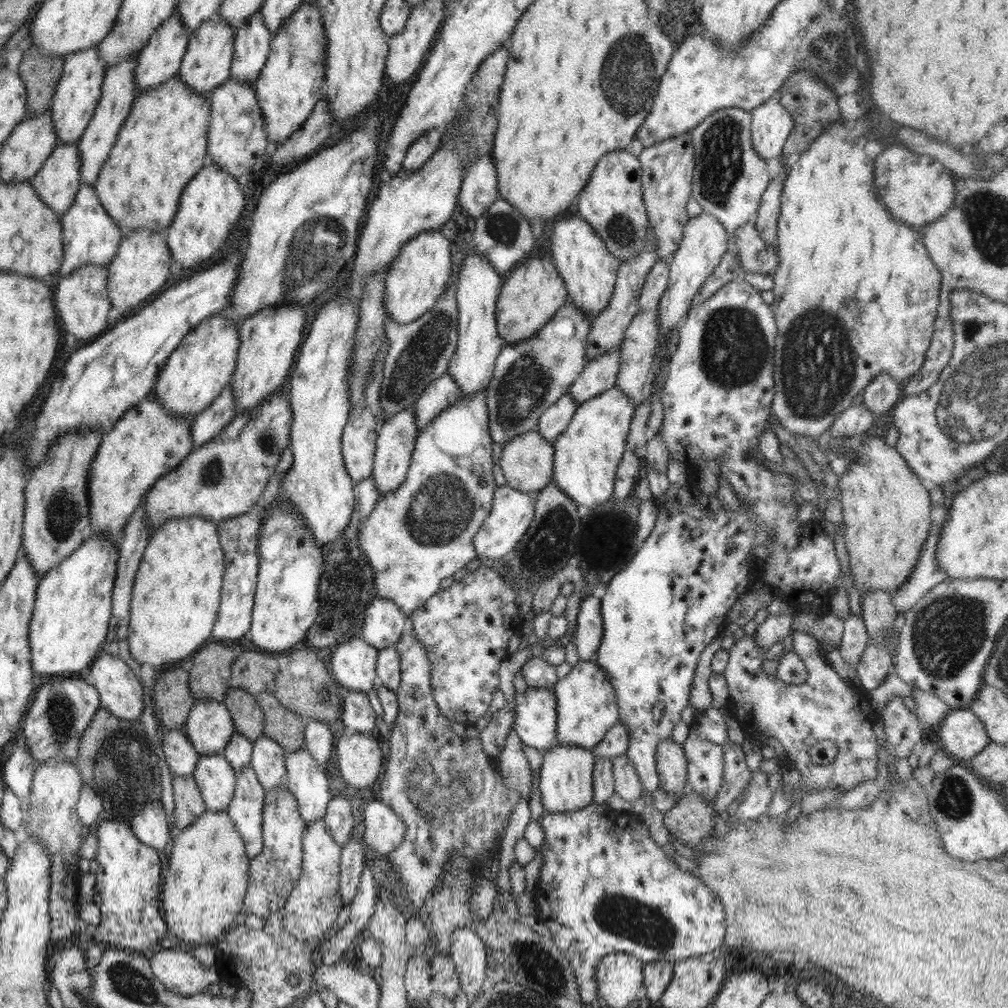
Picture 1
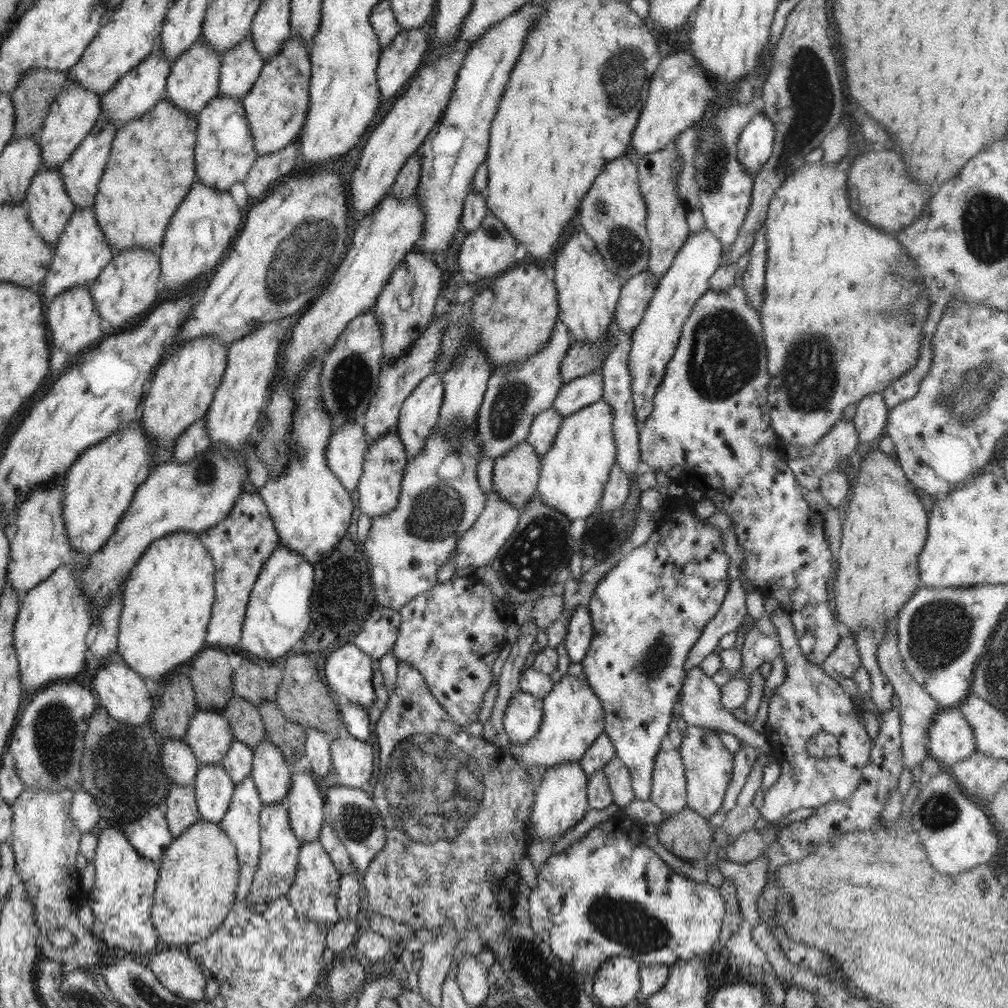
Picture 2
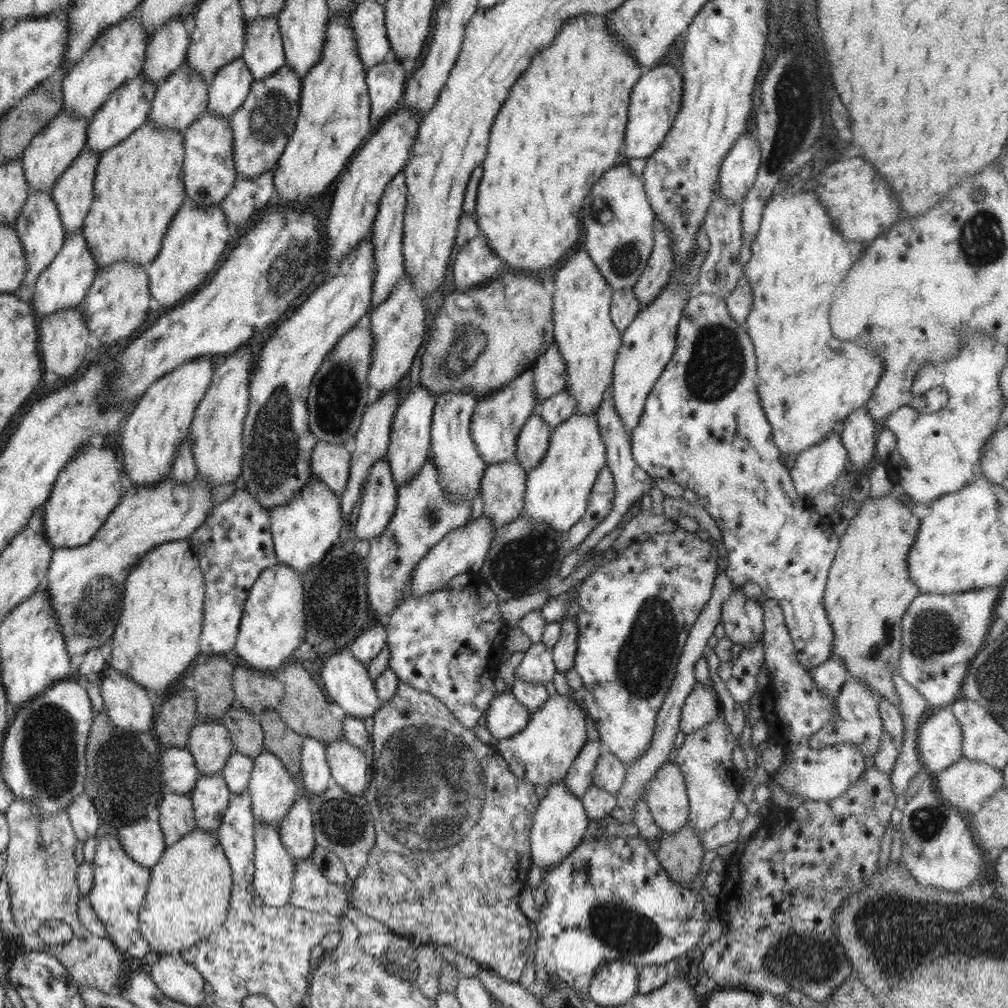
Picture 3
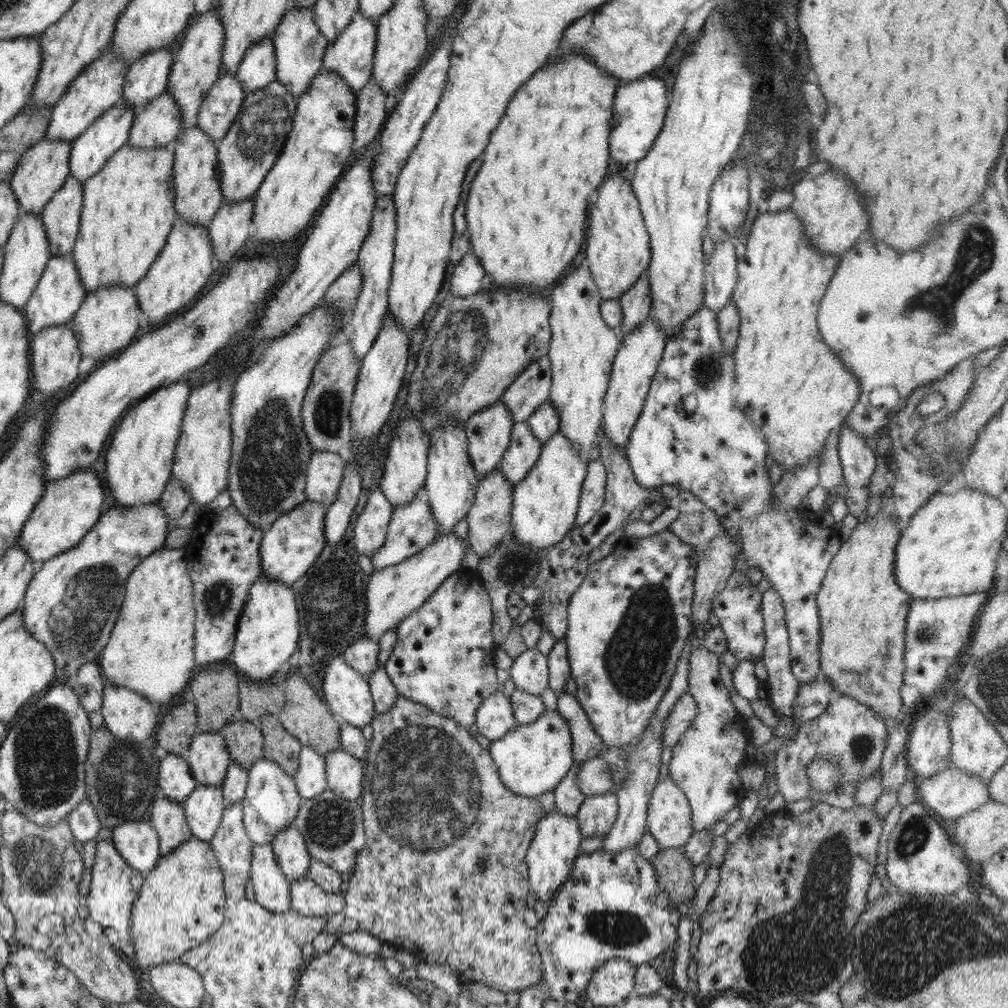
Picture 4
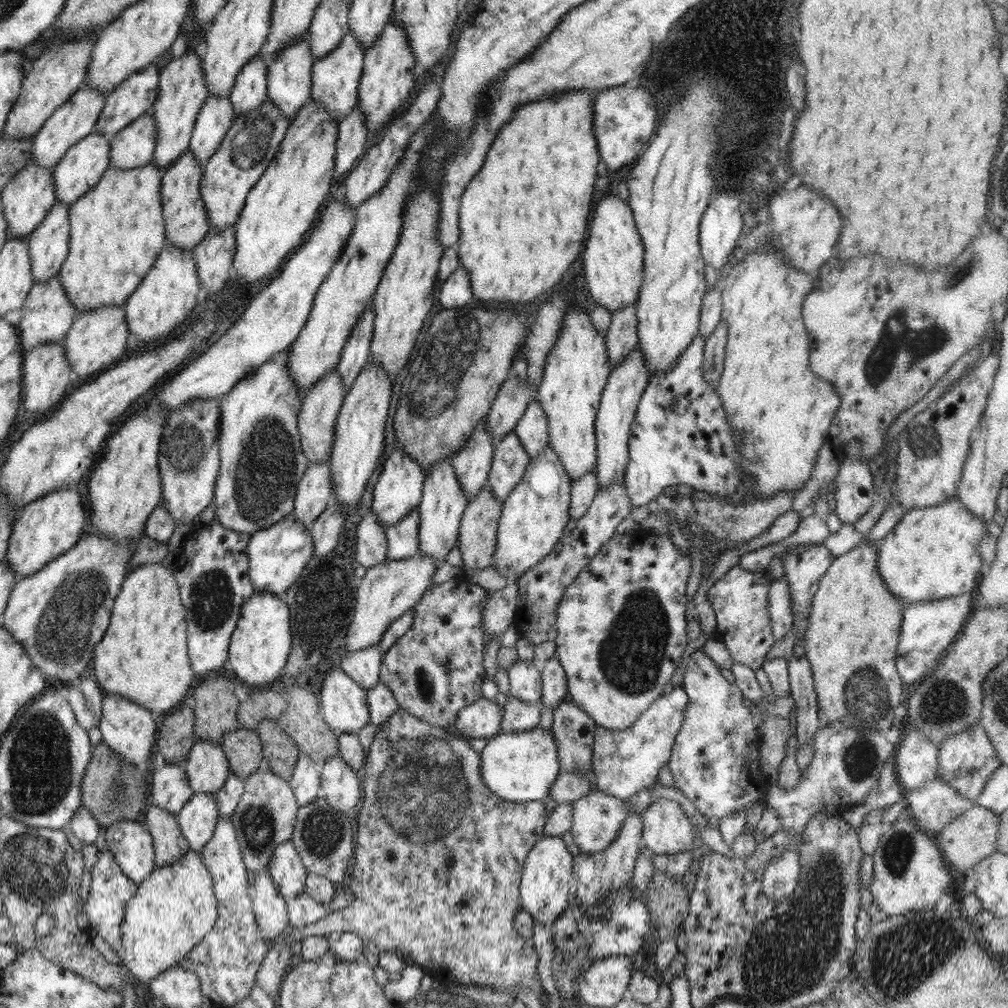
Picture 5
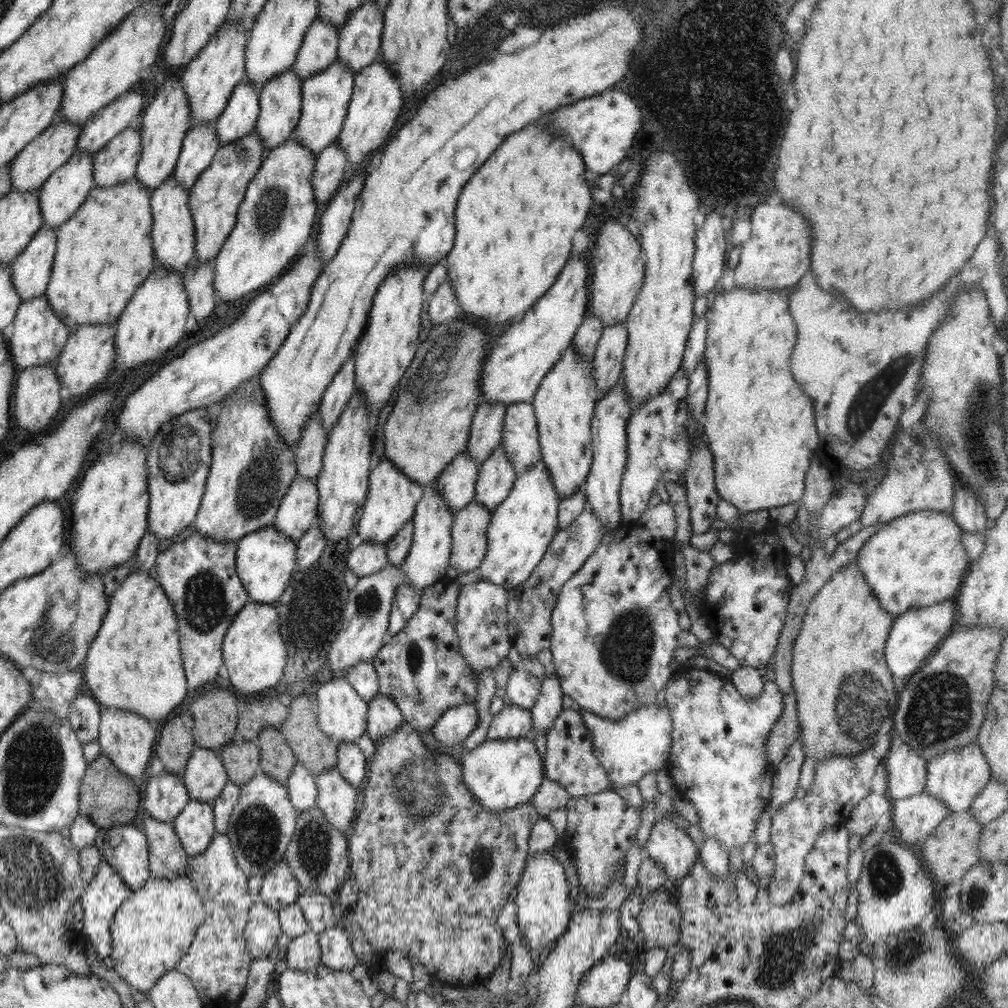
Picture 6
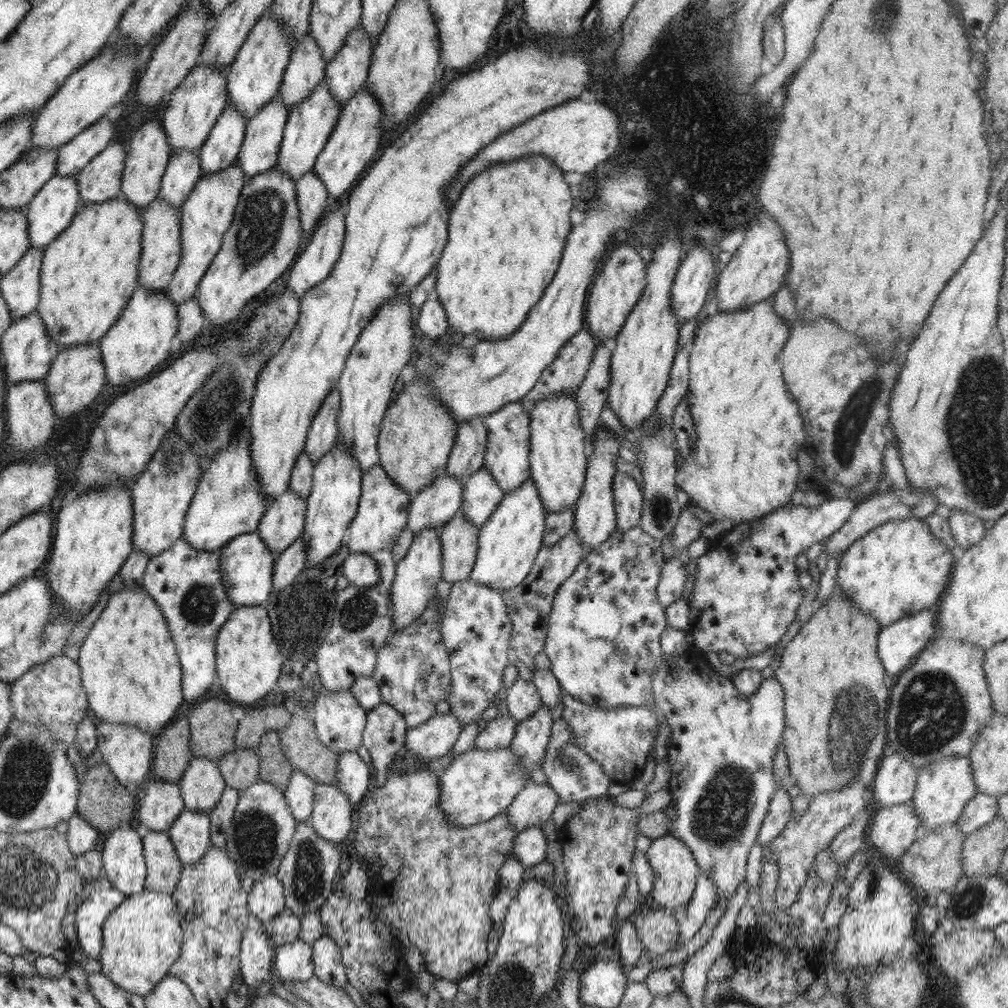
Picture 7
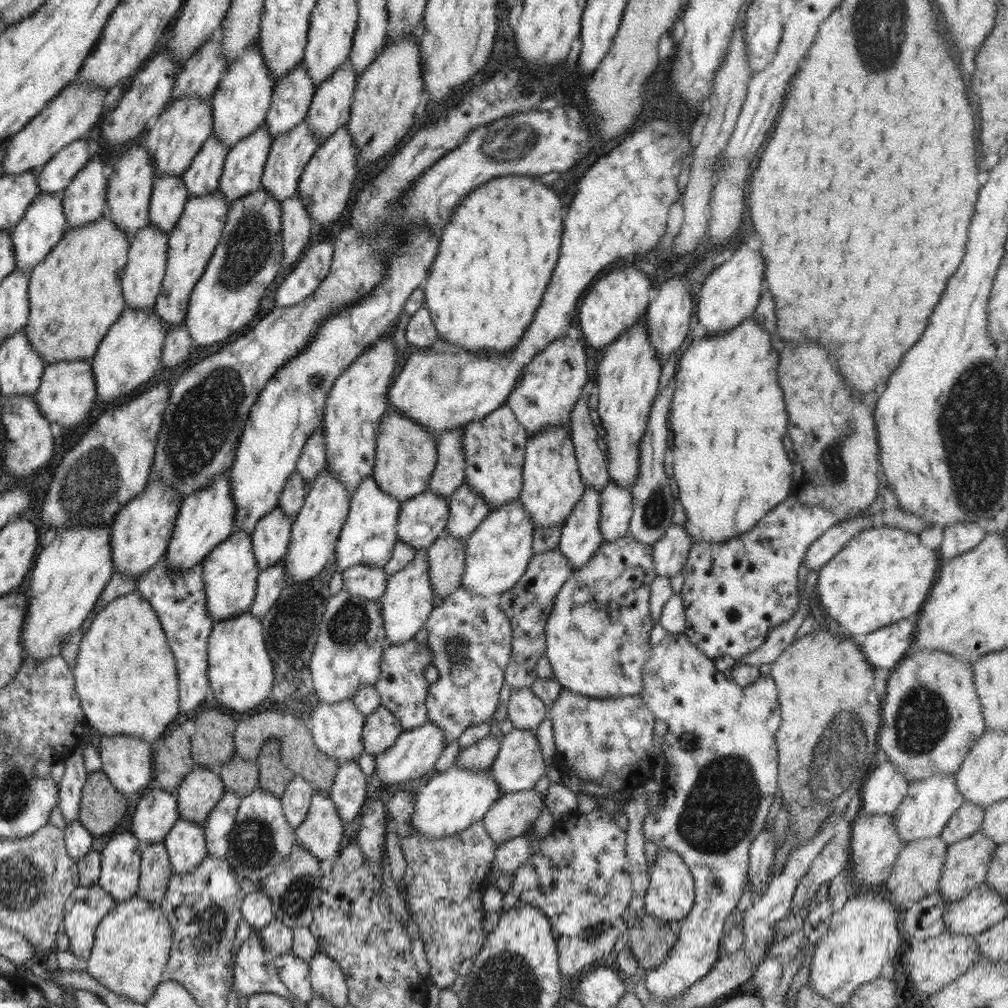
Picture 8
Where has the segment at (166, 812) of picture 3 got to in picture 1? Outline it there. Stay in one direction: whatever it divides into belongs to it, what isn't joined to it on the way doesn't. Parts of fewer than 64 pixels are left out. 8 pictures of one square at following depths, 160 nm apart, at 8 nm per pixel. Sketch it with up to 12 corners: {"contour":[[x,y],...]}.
{"contour":[[193,775],[173,777],[179,832],[207,811]]}

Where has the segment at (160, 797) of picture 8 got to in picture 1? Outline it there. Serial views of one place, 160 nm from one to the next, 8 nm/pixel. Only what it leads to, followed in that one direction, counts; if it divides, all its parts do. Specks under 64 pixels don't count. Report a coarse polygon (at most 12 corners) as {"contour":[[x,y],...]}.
{"contour":[[182,731],[162,732],[161,760],[192,775],[200,754]]}

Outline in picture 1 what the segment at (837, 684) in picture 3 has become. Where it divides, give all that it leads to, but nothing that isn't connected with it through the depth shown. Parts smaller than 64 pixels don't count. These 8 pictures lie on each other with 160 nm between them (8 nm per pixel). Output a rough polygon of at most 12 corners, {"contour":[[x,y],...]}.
{"contour":[[862,616],[843,621],[840,656],[853,666],[869,644]]}

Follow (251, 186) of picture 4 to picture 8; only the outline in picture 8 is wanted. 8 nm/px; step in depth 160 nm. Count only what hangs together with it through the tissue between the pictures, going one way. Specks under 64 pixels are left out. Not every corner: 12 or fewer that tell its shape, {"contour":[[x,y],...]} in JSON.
{"contour":[[190,197],[170,232],[155,313],[185,320],[192,289],[220,242],[230,201]]}

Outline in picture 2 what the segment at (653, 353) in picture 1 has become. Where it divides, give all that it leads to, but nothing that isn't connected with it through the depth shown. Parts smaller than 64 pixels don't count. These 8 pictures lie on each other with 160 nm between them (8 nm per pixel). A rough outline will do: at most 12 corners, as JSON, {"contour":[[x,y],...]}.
{"contour":[[631,332],[600,367],[601,396],[613,410],[617,464],[635,477],[640,424],[629,371]]}

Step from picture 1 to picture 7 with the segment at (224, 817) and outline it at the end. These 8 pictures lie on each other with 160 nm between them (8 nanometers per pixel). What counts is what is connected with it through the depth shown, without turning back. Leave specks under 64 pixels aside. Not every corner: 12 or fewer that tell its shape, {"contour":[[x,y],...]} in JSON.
{"contour":[[144,889],[103,926],[101,973],[145,997],[184,944],[172,894]]}

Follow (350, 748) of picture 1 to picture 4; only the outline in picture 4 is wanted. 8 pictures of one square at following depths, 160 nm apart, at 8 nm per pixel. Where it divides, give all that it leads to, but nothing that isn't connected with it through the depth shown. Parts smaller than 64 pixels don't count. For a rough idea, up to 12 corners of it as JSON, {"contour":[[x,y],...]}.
{"contour":[[342,748],[324,758],[328,789],[356,801],[364,762]]}

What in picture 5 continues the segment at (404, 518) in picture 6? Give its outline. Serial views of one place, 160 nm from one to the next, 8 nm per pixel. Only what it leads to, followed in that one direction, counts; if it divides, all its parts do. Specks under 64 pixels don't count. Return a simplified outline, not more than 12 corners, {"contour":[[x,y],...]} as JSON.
{"contour":[[401,448],[388,456],[371,510],[382,526],[420,504],[425,471]]}

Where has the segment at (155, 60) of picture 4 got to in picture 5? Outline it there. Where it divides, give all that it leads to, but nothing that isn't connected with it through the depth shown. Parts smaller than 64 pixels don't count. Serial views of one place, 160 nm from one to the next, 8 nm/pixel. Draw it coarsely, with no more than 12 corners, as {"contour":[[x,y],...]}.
{"contour":[[152,62],[105,96],[94,131],[110,140],[152,109]]}

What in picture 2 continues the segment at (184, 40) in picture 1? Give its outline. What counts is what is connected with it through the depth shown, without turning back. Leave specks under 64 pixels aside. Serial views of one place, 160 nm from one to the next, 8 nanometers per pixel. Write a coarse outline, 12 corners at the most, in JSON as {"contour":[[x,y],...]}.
{"contour":[[161,48],[101,95],[118,128],[164,98],[172,62]]}

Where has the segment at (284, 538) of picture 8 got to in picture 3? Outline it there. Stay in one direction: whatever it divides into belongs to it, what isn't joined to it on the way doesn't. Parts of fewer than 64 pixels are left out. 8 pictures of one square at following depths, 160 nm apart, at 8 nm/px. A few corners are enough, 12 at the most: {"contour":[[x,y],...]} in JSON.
{"contour":[[317,441],[311,472],[338,496],[350,476],[351,445]]}

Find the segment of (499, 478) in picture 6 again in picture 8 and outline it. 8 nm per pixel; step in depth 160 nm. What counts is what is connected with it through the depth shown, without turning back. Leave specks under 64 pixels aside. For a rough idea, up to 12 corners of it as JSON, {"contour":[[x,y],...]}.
{"contour":[[465,482],[449,497],[446,533],[468,539],[490,514]]}

